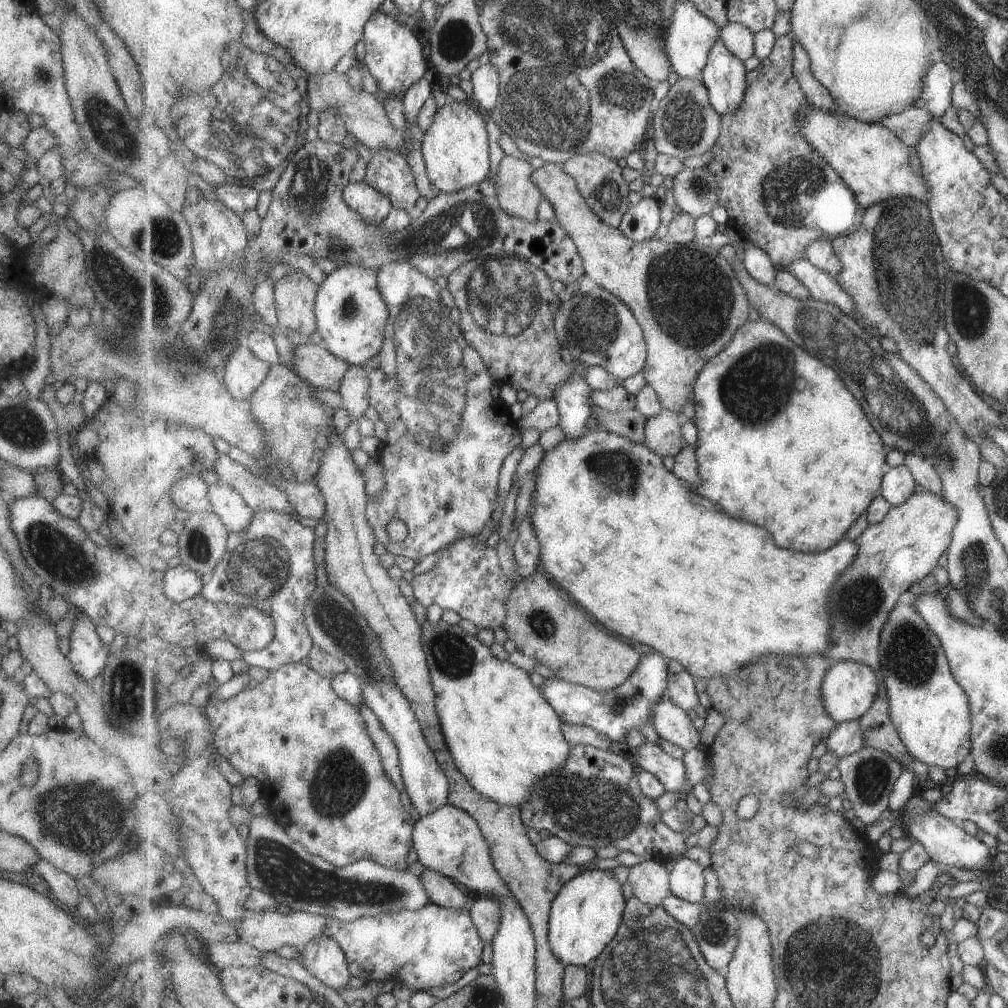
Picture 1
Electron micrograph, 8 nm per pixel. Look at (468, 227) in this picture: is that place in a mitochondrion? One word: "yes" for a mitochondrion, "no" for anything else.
yes

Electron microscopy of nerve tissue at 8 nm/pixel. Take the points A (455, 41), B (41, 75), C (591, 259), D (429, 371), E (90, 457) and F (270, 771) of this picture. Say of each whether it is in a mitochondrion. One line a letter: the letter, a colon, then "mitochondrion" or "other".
A: mitochondrion
B: mitochondrion
C: other
D: mitochondrion
E: other
F: other

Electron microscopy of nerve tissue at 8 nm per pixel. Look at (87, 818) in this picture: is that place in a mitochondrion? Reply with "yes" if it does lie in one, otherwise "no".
yes

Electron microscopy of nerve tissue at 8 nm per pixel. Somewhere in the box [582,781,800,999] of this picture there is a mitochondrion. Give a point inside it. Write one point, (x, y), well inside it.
(716, 932)

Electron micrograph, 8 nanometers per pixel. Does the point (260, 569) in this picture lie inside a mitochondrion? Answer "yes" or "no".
yes

